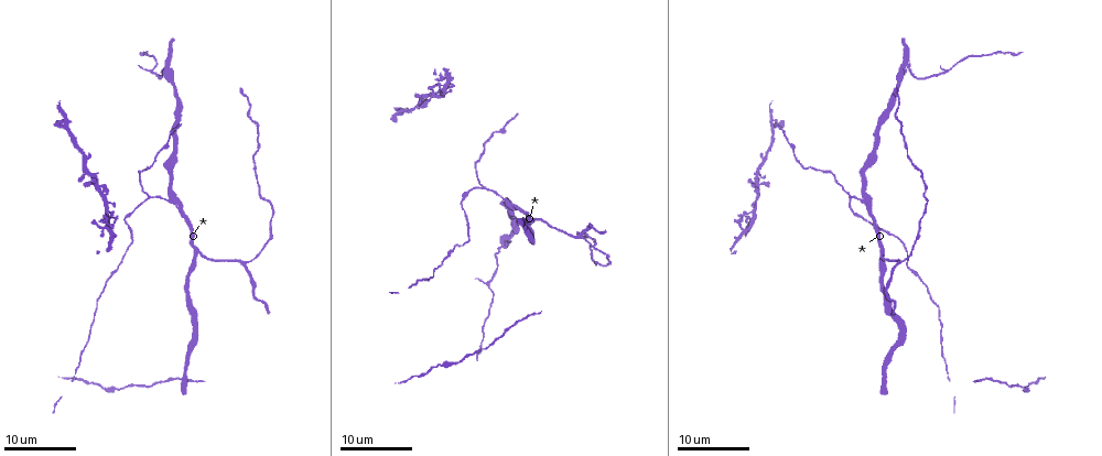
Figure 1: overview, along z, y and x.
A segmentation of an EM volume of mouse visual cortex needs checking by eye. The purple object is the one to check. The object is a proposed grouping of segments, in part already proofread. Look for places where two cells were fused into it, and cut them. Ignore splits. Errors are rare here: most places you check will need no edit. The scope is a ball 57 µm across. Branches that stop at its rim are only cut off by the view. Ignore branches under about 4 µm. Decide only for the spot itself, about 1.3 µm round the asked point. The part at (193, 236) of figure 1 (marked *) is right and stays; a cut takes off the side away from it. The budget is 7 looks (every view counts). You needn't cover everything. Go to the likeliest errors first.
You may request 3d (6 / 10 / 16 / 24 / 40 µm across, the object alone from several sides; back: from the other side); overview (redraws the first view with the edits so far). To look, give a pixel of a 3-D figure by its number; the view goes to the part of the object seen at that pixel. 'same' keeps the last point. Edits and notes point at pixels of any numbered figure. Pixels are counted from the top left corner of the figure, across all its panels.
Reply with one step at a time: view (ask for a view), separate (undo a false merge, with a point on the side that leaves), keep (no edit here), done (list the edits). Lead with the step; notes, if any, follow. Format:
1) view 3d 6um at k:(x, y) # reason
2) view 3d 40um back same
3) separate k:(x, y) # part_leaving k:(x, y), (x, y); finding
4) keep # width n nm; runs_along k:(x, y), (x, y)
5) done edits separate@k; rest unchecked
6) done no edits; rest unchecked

view 3d 24um at 1:(580, 236) # three arms meet

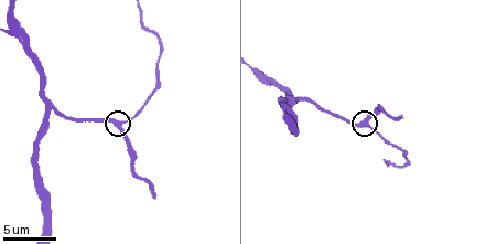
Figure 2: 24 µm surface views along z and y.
view 3d 6um at 2:(120, 125)

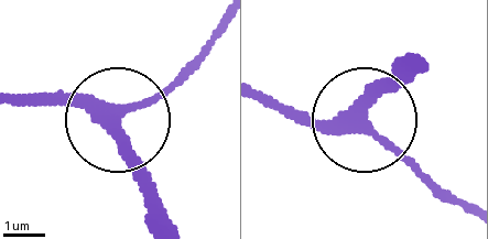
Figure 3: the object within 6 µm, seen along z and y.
keep # arms 3; runs_along 3:(268, 95), (351, 119), (401, 71); one cell here

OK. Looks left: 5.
view 3d 10um at 2:(49, 110) # branch point

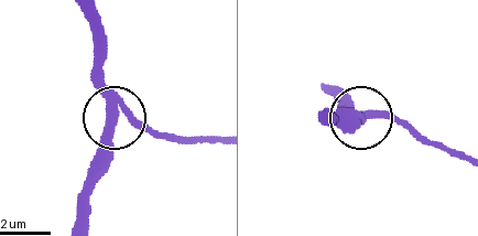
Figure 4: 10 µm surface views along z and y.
keep # width 360 nm; runs_along 4:(101, 55), (101, 90), (110, 110), (127, 113), (163, 133); one cell here

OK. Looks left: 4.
view 3d 24um at 1:(148, 197) # arms part here

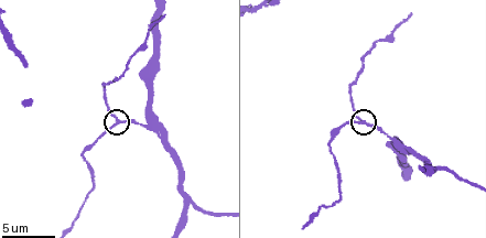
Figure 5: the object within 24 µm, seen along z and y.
view 3d 10um at 5:(363, 121)

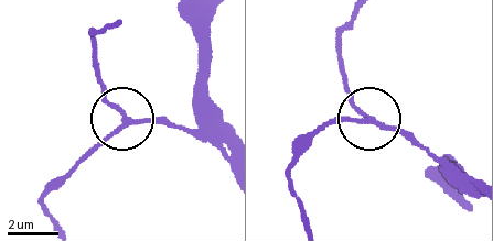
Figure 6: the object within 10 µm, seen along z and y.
view 3d 10um back at 6:(373, 119)

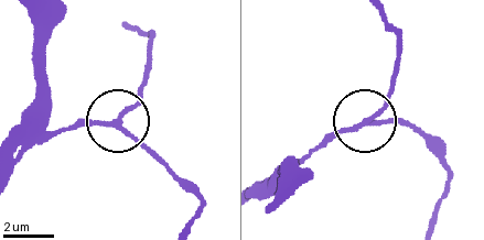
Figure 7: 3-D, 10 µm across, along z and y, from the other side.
keep # width 170 nm; runs_along 7:(13, 165), (64, 129), (121, 115), (151, 66); all the same cell

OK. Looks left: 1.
done no edits; rest unchecked

